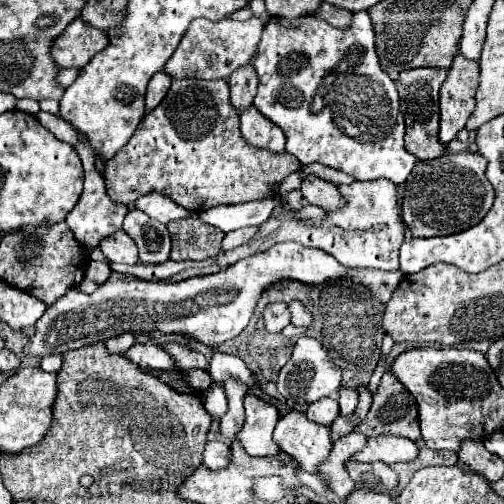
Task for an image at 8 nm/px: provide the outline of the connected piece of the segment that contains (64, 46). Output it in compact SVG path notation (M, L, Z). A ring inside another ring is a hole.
M77 19L51 43L49 51L59 69L81 69L95 53L105 49L107 41L107 31L95 29Z

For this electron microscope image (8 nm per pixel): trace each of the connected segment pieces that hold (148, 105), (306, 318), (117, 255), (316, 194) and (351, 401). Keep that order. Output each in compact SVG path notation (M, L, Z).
M159 71L157 75L151 77L151 81L147 85L147 95L145 95L145 109L147 111L155 109L161 103L161 99L165 97L171 81L173 81L173 77L169 77L165 71Z
M291 301L289 311L291 311L291 323L297 327L309 327L313 323L311 311L301 301Z
M117 231L111 237L101 241L101 251L105 253L105 257L111 263L127 263L133 265L139 261L137 257L137 245L133 243L133 239L125 233L125 231Z
M307 175L301 183L301 193L303 193L303 199L311 205L317 205L325 211L329 209L339 209L345 201L341 197L341 193L337 191L337 187L329 181L323 181L319 179L317 175Z
M341 387L339 389L339 409L341 409L341 415L351 415L355 407L357 407L357 391L349 389L349 387Z

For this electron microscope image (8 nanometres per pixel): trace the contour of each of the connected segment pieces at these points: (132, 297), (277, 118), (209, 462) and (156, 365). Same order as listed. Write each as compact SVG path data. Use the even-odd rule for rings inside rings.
M277 243L271 249L251 255L247 259L237 261L227 271L191 277L177 283L165 281L145 281L135 275L123 275L111 271L109 279L91 295L81 293L79 289L69 289L65 297L57 299L53 307L45 311L45 315L35 323L35 337L29 339L25 347L27 355L47 357L55 353L67 353L85 345L95 345L99 341L107 341L121 333L181 333L197 339L203 345L217 345L227 339L239 335L257 305L261 291L279 281L281 277L297 279L307 285L321 285L327 281L335 281L343 275L349 275L353 283L363 283L371 287L373 295L387 303L393 291L397 289L403 273L395 271L375 271L375 269L345 269L337 263L337 259L323 249L305 247L301 243Z
M367 11L355 13L349 29L338 29L320 20L315 15L307 15L297 21L299 25L285 25L277 17L267 23L255 53L259 89L253 105L283 129L287 137L285 151L295 155L303 165L321 163L359 181L387 177L399 185L409 177L417 159L403 147L405 123L399 111L397 87L379 65L369 15Z
M207 441L203 451L203 465L209 469L223 469L229 463L229 445L225 441Z
M135 343L129 349L129 353L125 353L125 357L131 357L131 361L143 369L161 369L161 371L177 369L175 359L155 343L143 343L143 345Z

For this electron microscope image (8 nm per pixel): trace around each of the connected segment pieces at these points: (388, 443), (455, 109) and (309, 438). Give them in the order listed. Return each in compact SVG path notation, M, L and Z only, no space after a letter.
M385 435L385 437L373 437L367 439L365 447L349 457L349 461L355 463L375 463L383 461L387 465L399 463L399 461L413 461L417 457L417 443L397 437L397 435Z
M461 53L455 55L447 79L441 85L441 143L449 143L465 127L467 119L475 109L475 91L479 79L477 61L465 59Z
M289 411L285 417L279 419L273 431L273 441L281 445L285 453L301 461L307 473L319 477L325 483L325 487L331 489L331 483L319 473L319 465L325 463L333 449L329 427L309 421L299 411Z

